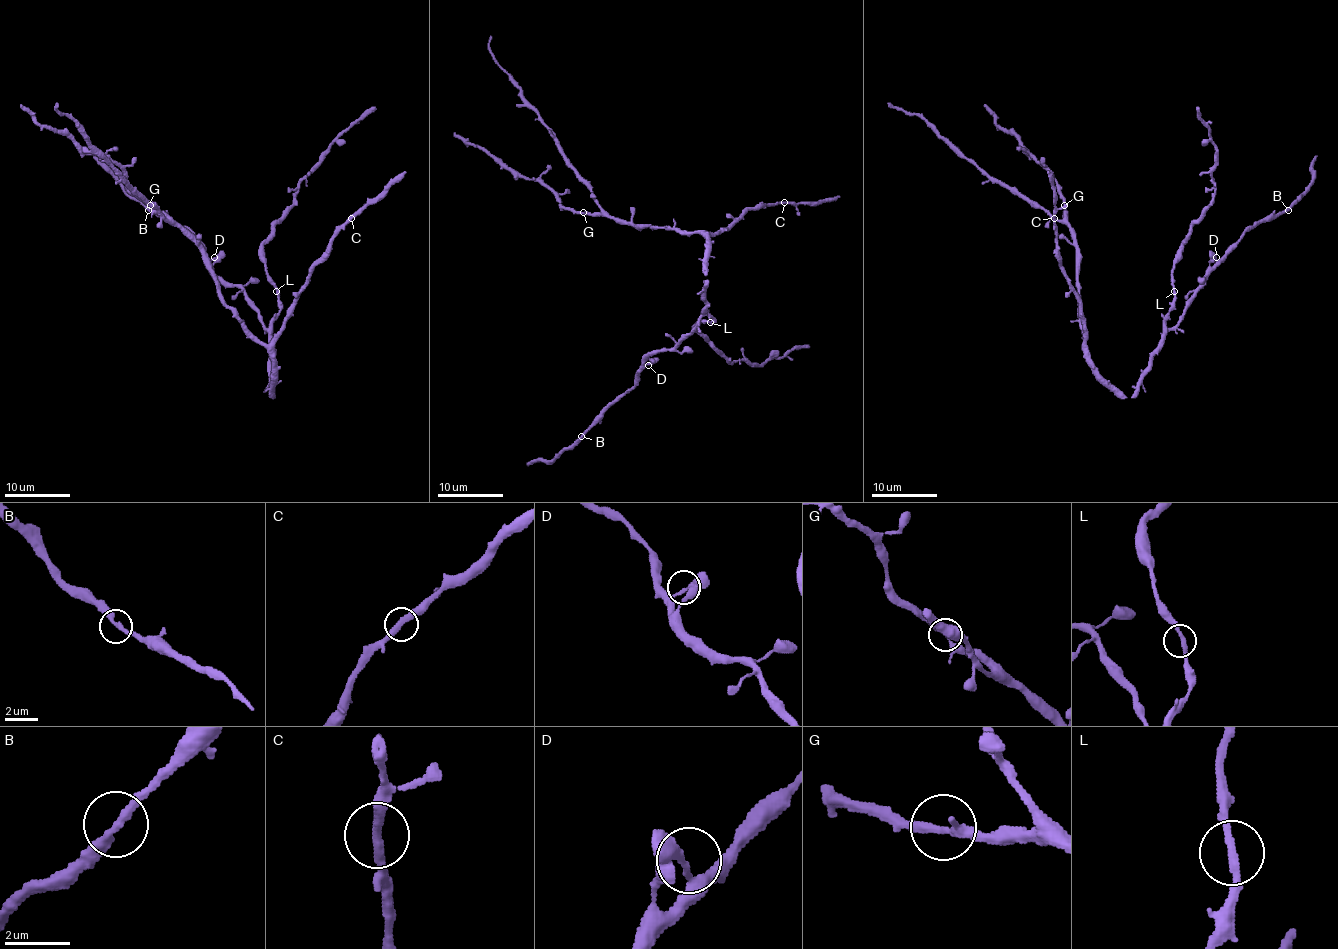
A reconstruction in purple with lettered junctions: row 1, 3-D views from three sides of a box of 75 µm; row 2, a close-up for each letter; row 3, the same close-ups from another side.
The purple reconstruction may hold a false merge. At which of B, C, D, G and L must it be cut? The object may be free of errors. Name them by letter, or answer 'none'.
none

